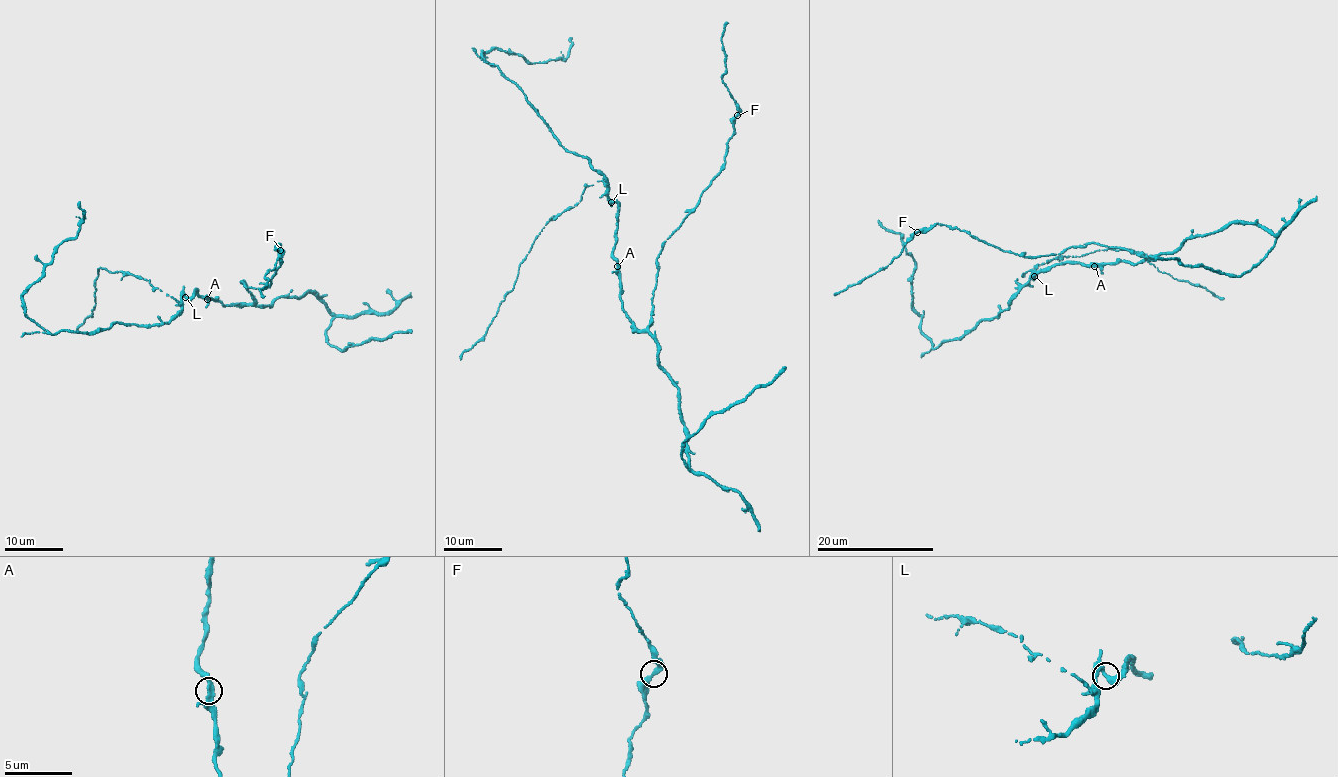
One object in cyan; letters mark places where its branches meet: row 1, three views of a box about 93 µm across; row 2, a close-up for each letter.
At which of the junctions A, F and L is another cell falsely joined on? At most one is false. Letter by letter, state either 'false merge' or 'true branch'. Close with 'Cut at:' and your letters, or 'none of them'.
A: true branch
F: true branch
L: false merge
Cut at: L

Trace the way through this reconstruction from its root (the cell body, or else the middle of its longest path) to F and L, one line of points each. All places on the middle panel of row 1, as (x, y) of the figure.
F: (618, 266), (623, 310), (643, 330), (651, 316), (656, 258), (720, 171), (737, 115)
L: (618, 266), (613, 247), (618, 211), (617, 203), (611, 202)

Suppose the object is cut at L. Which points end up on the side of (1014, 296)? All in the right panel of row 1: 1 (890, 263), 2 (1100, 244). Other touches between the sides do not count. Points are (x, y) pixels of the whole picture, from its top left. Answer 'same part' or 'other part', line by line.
1: other part
2: other part

